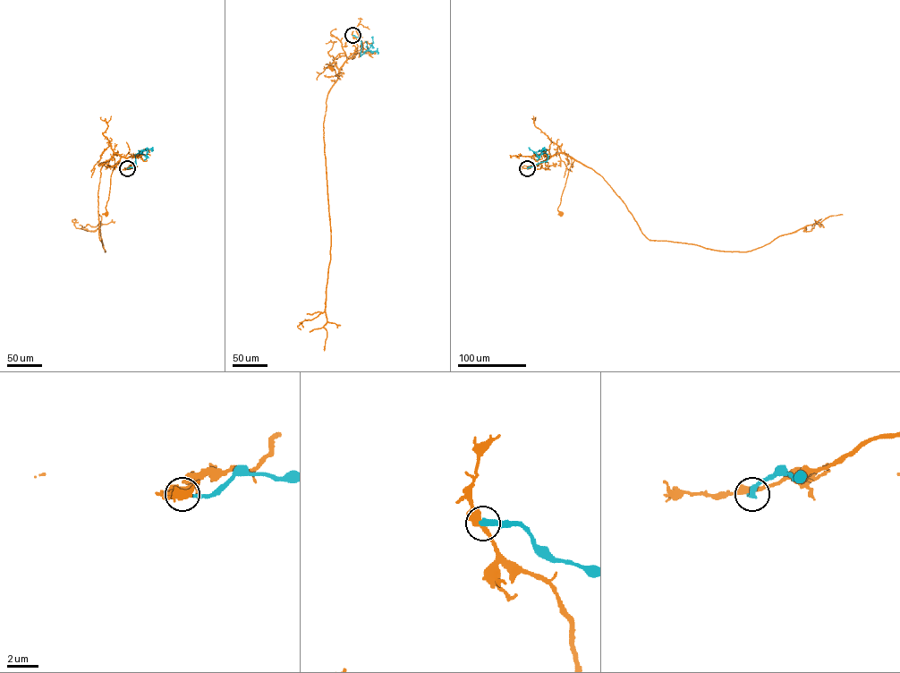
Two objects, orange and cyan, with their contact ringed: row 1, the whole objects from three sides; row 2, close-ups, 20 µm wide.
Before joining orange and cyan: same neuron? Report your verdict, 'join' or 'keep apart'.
keep apart

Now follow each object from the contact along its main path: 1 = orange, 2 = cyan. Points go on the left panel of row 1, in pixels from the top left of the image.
1: (127, 168), (131, 163), (114, 153), (114, 166), (106, 214)
2: (127, 168), (135, 166), (137, 153), (147, 156), (147, 147)

